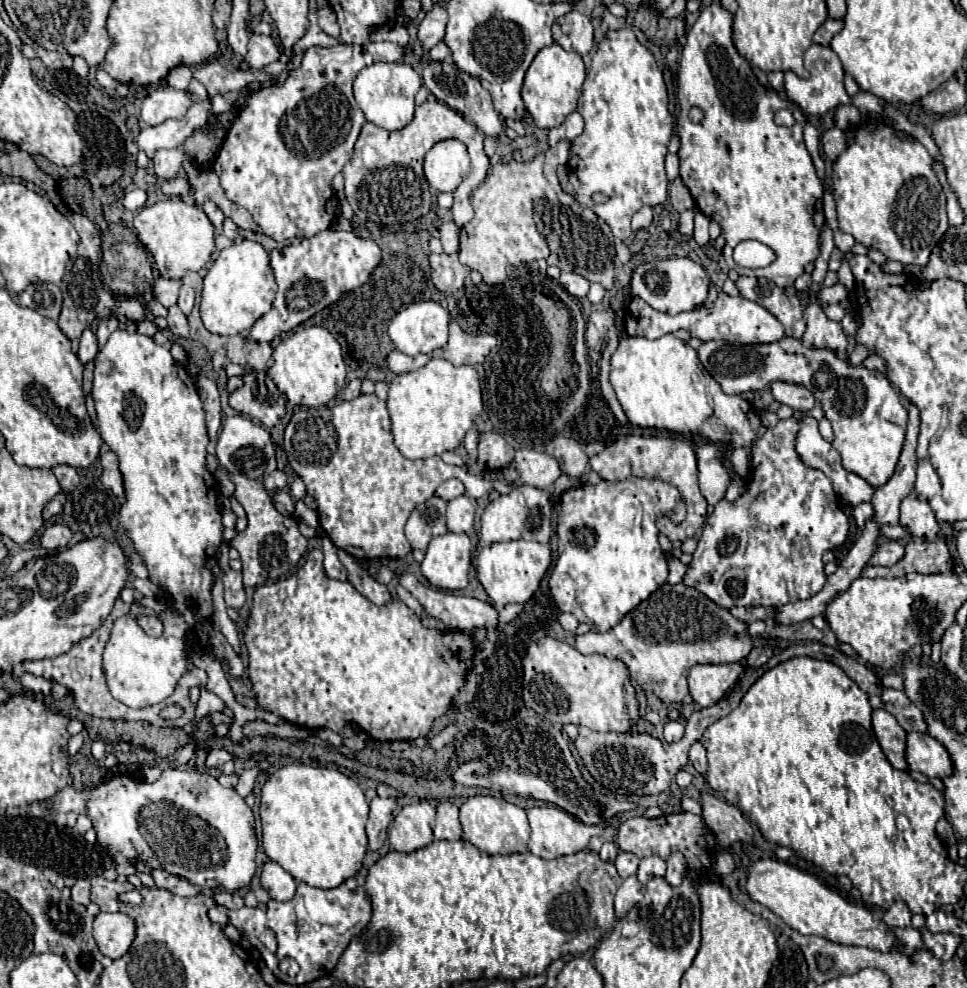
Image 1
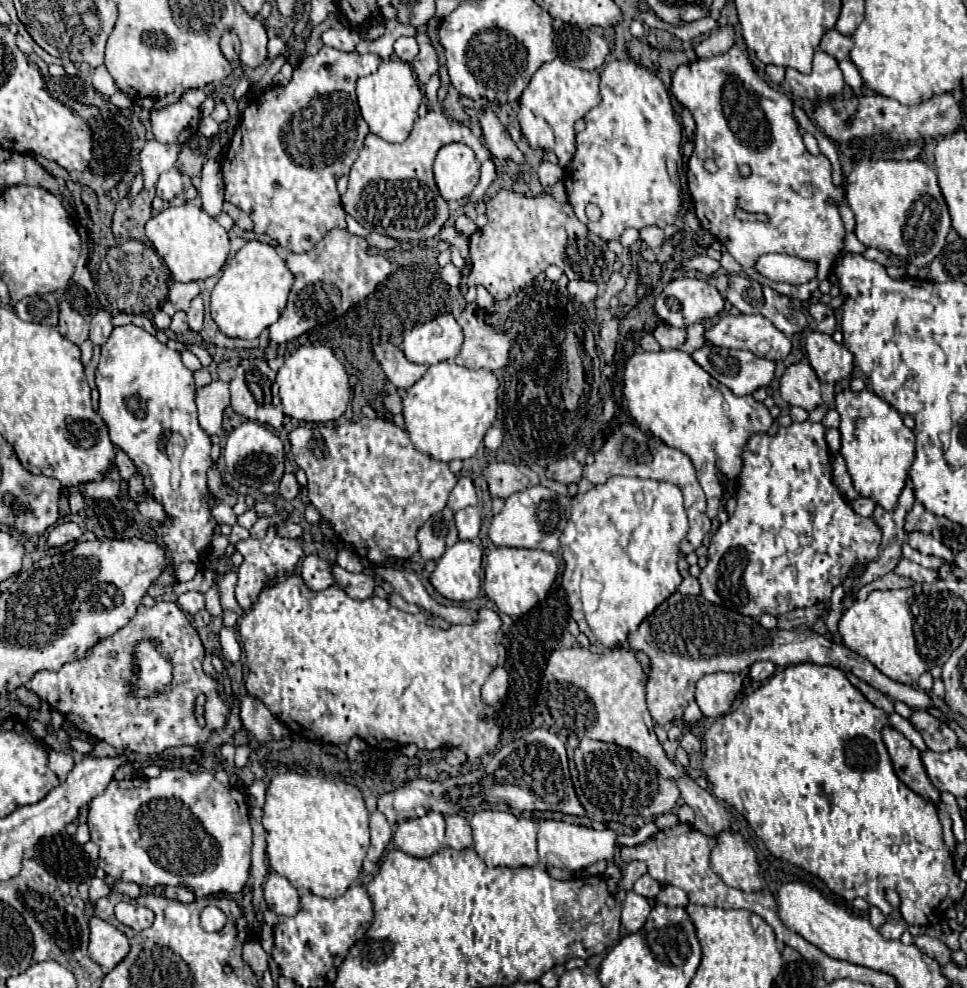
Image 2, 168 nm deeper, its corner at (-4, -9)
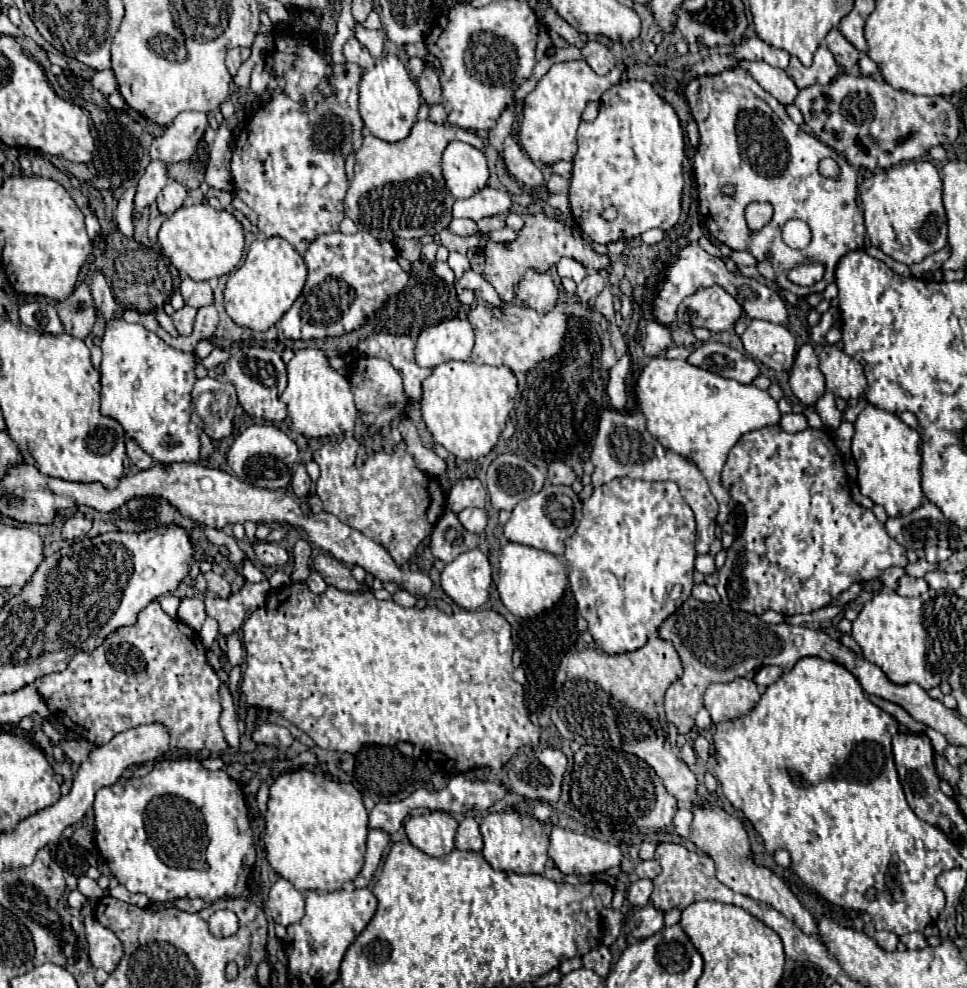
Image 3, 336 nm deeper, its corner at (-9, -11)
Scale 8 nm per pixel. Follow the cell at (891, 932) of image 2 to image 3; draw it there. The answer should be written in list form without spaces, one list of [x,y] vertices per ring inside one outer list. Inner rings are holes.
[[[876,931],[874,939],[876,939],[876,943],[878,943],[884,951],[894,951],[894,949],[896,949],[896,945],[900,943],[898,935],[896,935],[896,933],[892,933],[892,931]]]

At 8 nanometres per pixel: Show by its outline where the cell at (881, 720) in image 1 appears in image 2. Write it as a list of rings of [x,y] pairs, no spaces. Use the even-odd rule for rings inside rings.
[[[893,727],[883,729],[883,741],[889,749],[891,763],[897,777],[923,799],[937,803],[941,795],[937,789],[933,789],[933,783],[929,781],[929,777],[925,777],[925,767],[921,765],[919,749],[915,749],[911,741]]]

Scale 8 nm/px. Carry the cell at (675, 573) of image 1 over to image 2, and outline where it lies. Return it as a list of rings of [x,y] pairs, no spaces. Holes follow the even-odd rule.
[[[685,577],[683,583],[679,585],[679,591],[681,591],[683,595],[699,595],[699,593],[701,593],[699,579],[697,579],[697,577]]]

